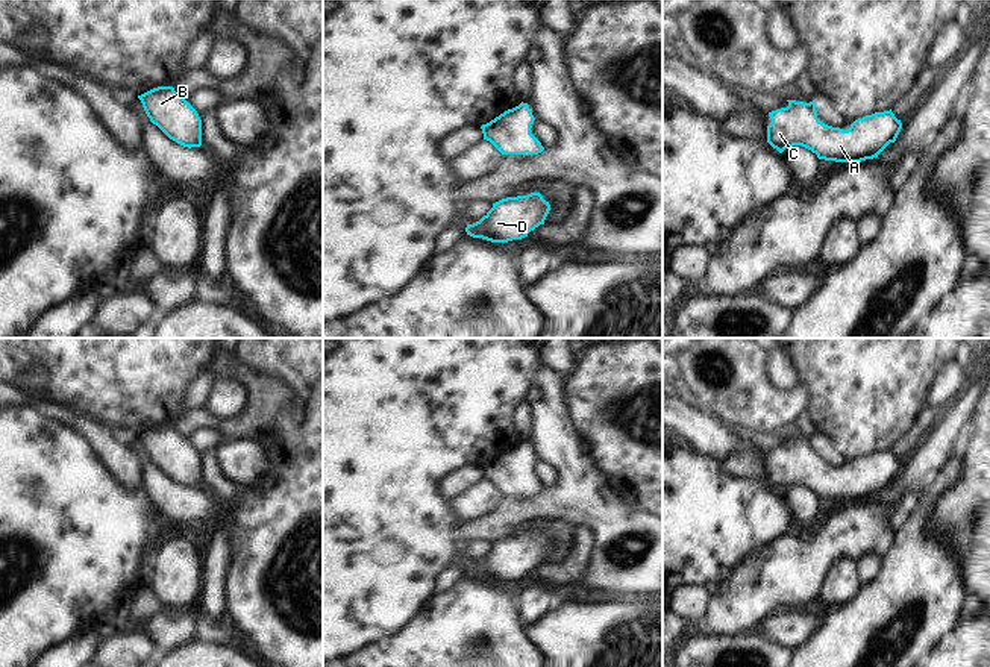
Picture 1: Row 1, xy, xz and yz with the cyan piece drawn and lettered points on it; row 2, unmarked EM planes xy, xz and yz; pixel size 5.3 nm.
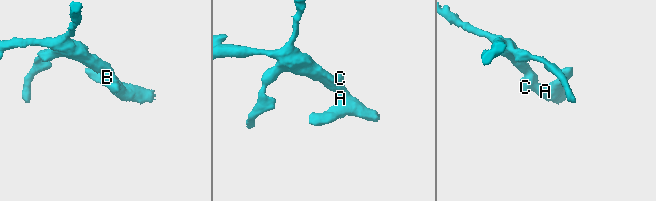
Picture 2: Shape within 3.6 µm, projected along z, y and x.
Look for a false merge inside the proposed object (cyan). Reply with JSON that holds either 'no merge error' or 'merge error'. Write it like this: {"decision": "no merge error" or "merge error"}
{"decision": "no merge error"}

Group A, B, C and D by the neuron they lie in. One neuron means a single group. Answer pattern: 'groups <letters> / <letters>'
groups A B C D

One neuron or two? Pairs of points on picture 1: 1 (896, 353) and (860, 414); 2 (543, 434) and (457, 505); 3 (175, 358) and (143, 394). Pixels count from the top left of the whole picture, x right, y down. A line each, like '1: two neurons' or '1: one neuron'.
1: one neuron
2: two neurons
3: one neuron

